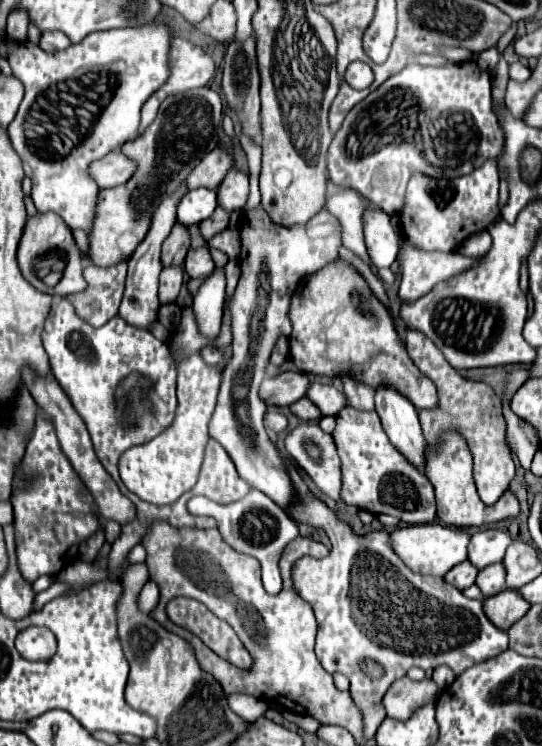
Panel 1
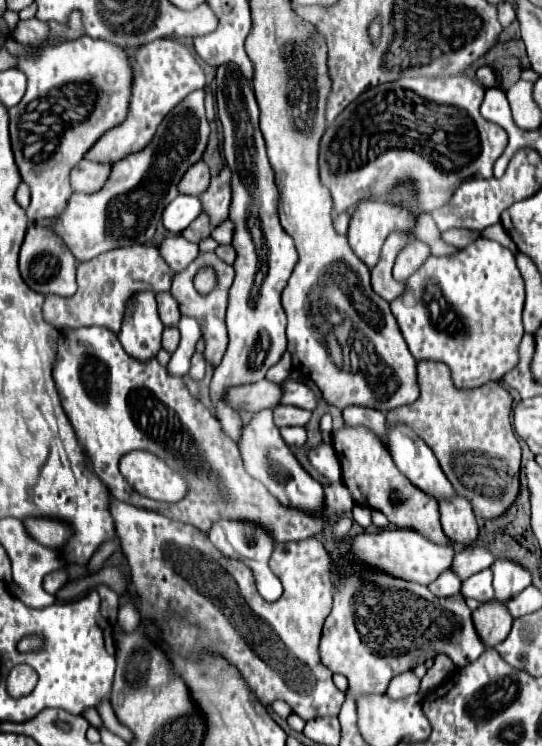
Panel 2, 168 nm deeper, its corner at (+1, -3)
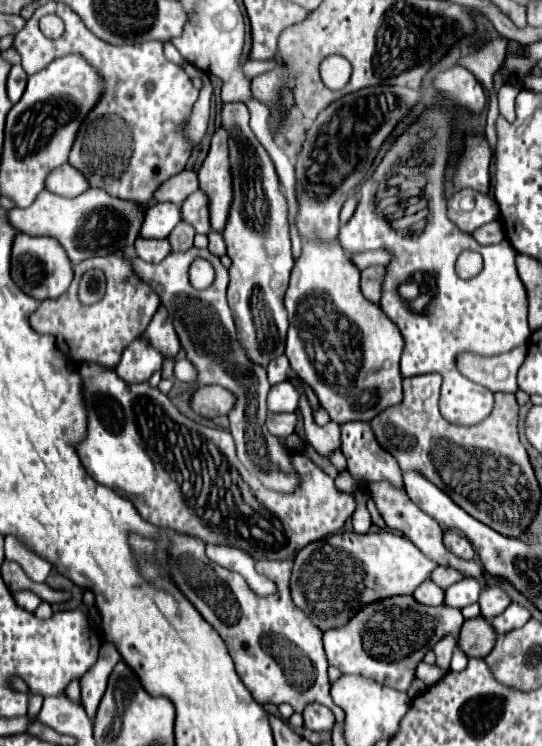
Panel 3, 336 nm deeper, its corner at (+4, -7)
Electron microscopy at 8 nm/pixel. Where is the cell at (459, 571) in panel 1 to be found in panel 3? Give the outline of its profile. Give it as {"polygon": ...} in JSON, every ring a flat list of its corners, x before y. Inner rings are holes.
{"polygon":[[428,579,428,581,424,581,424,583,412,593,412,597,414,597,416,601,420,601,422,605,436,607,436,605,442,605,442,601,444,601,444,591]]}

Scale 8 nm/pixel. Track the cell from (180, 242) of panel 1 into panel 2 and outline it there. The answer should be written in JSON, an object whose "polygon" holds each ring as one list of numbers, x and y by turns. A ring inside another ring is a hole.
{"polygon":[[131,245,131,247,119,247,113,251,107,251,93,261,79,263,77,267,77,293,73,297,55,297,47,295,43,305,43,317,47,323,51,323,57,329,71,327,89,327,89,325,101,325,111,331,119,331,125,303,127,299,137,291,169,291,171,289,171,267,163,261,159,247,155,245]]}

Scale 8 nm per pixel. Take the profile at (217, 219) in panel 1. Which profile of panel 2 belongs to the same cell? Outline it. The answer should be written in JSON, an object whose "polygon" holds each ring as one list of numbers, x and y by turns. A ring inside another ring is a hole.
{"polygon":[[201,213,181,235,191,243,201,243,203,239,207,239,211,235,211,223,205,217,205,213]]}

